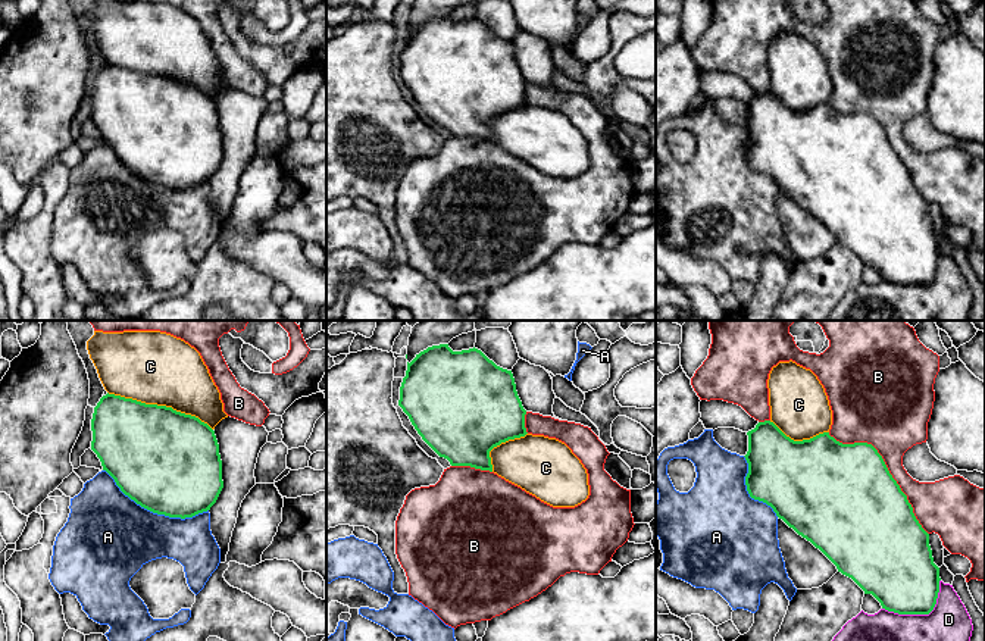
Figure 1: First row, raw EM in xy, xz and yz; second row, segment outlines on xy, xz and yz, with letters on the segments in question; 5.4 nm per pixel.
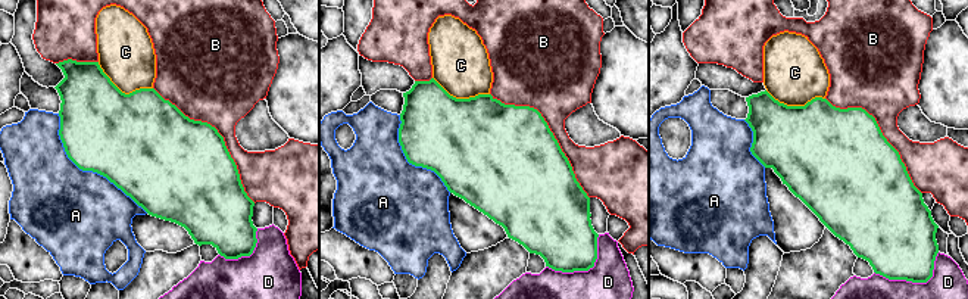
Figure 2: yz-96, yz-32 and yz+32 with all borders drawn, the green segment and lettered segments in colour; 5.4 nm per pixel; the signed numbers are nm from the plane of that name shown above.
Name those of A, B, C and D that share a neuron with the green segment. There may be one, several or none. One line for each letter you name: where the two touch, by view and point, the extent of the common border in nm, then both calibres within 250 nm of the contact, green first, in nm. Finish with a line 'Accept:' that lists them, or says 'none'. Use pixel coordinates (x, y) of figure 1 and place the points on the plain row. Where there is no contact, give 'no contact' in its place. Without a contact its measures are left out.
C: meets green in xy at (160, 77); contact 600 nm long; 500 nm thick on the green side, 400 nm on the other
Accept: C

